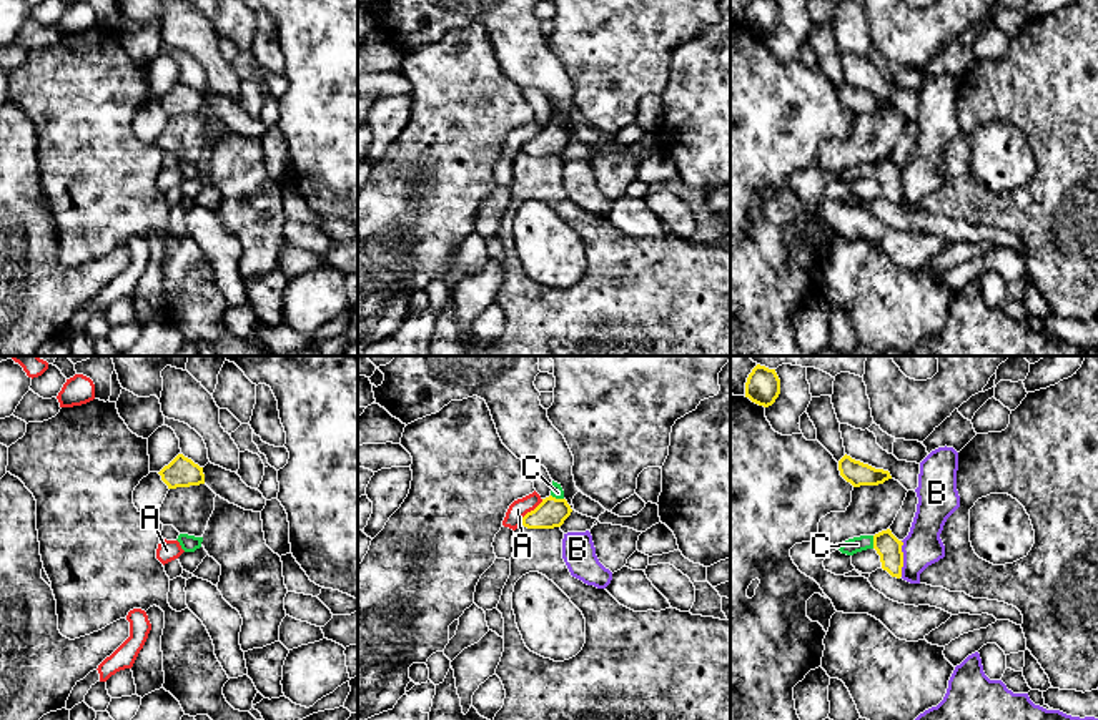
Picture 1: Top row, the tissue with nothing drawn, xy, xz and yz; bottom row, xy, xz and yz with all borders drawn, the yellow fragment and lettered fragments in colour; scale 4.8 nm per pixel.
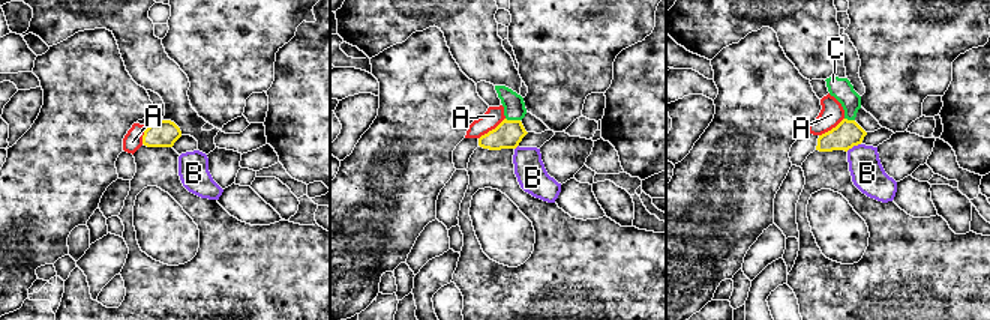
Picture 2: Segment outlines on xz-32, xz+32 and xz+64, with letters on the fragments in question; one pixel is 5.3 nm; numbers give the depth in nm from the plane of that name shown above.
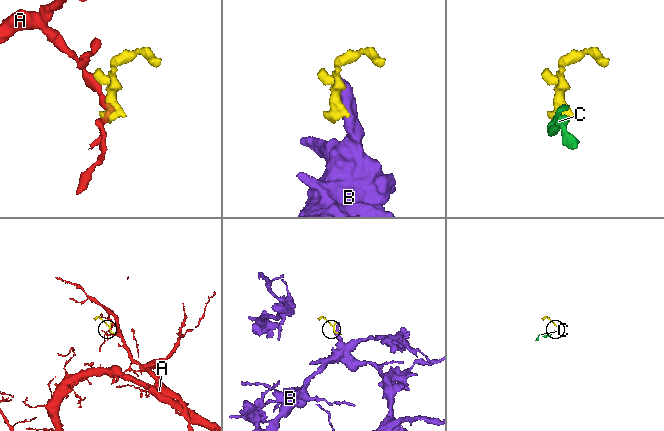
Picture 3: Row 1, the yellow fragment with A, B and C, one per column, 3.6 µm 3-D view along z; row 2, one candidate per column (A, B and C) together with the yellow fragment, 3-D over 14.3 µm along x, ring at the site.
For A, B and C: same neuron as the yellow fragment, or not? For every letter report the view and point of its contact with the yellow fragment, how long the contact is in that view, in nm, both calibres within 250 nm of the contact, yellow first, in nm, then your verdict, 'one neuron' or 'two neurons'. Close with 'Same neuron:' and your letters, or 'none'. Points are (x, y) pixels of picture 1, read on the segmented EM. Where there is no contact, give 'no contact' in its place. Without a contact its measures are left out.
A: contact xz (531, 511); length 170 nm; calibres 150 and 90 nm; two neurons
B: contact yz (902, 559); length 180 nm; calibres 120 and 190 nm; two neurons
C: contact xz (558, 499); length 70 nm; calibres 150 and 60 nm; one neuron
Same neuron: C

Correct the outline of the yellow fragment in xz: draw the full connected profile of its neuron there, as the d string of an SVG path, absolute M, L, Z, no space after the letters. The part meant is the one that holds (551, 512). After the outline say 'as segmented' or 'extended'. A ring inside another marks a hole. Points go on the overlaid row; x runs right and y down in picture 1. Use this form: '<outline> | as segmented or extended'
M552 481L551 496L542 499L542 502L534 510L527 512L522 517L521 525L527 529L561 527L571 512L572 509L564 499L561 484Z | extended

